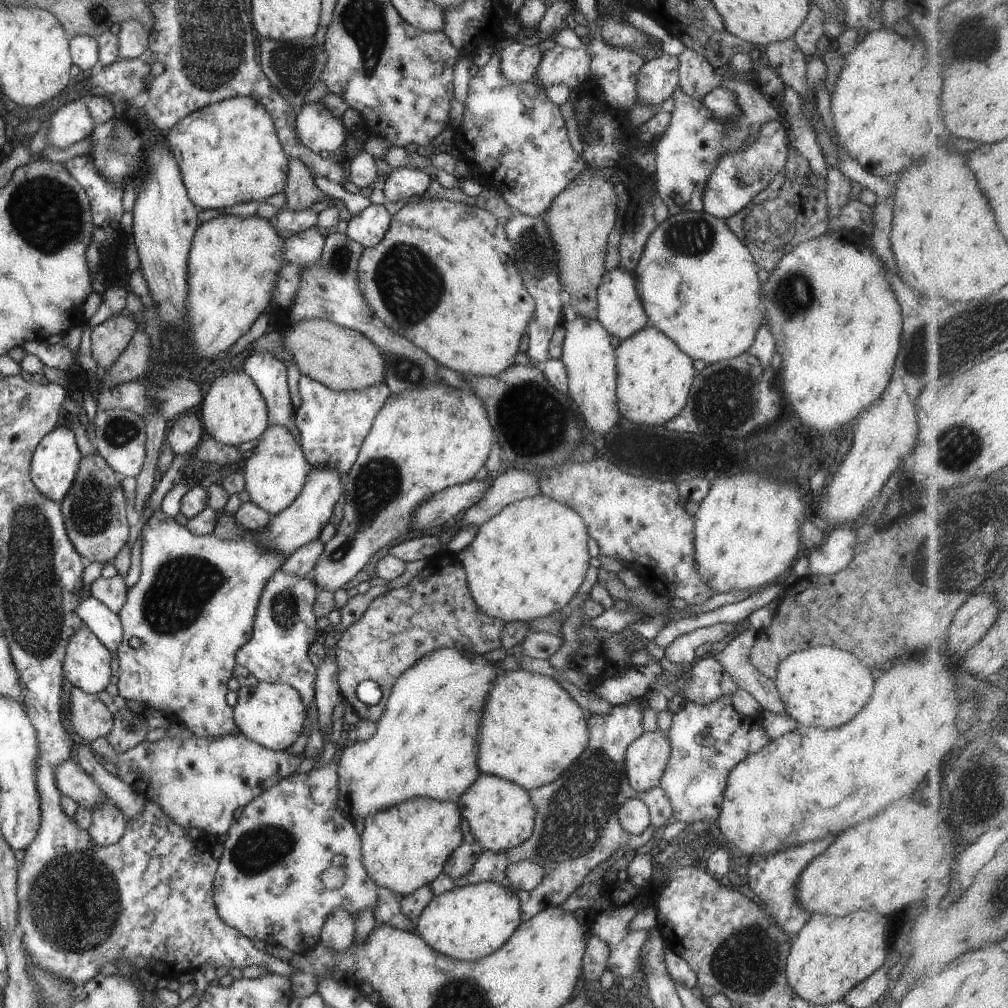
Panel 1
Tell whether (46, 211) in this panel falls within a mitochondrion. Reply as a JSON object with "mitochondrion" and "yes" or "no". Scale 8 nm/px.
{"mitochondrion":"yes"}

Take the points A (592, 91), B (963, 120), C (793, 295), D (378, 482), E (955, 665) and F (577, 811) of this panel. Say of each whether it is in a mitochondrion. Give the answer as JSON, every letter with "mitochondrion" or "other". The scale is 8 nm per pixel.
{"A":"other","B":"other","C":"mitochondrion","D":"mitochondrion","E":"other","F":"mitochondrion"}

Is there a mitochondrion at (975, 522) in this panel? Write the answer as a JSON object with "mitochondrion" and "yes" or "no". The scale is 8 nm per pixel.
{"mitochondrion":"yes"}

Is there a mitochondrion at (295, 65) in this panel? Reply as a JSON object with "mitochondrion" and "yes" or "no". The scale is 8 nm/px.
{"mitochondrion":"yes"}

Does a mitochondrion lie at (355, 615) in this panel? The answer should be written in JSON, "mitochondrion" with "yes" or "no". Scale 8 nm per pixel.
{"mitochondrion":"no"}

